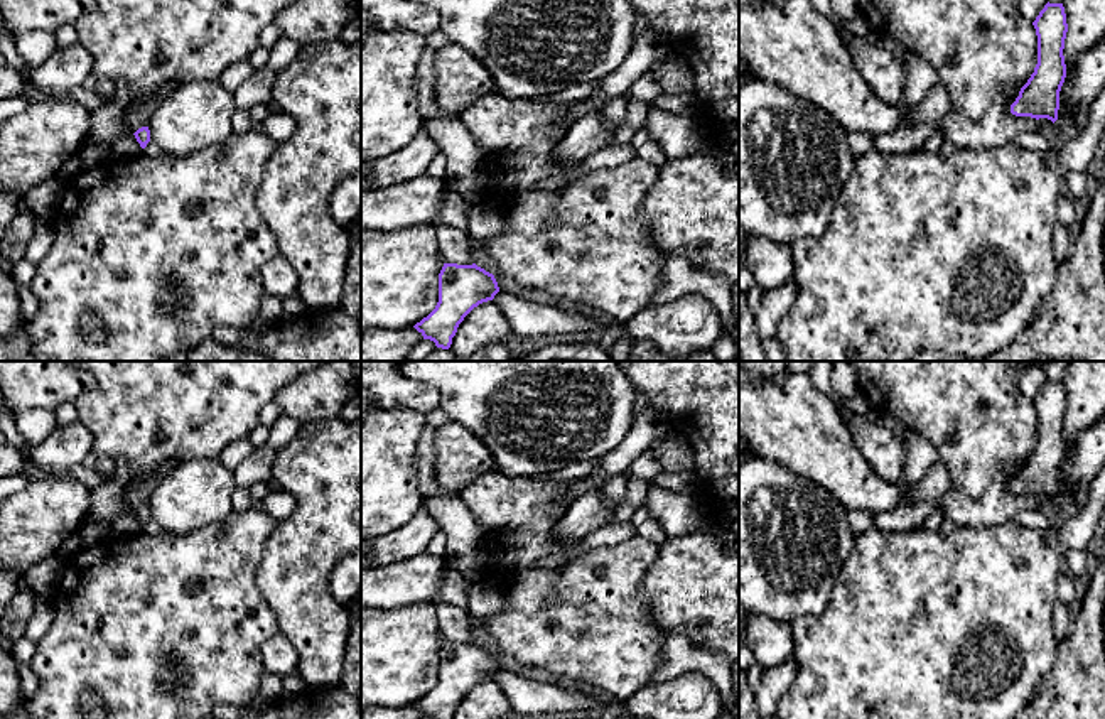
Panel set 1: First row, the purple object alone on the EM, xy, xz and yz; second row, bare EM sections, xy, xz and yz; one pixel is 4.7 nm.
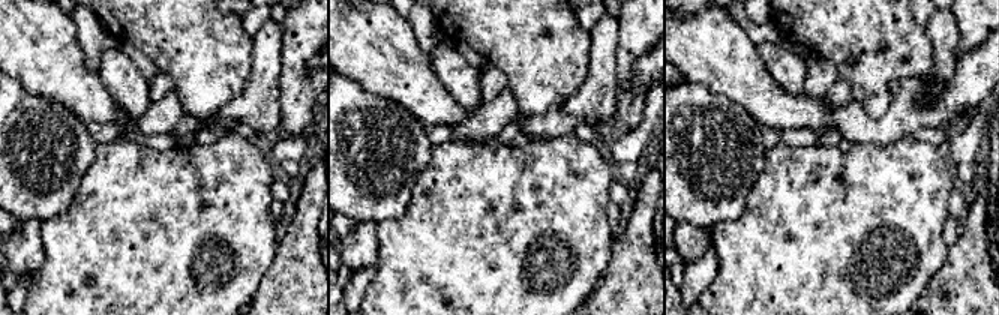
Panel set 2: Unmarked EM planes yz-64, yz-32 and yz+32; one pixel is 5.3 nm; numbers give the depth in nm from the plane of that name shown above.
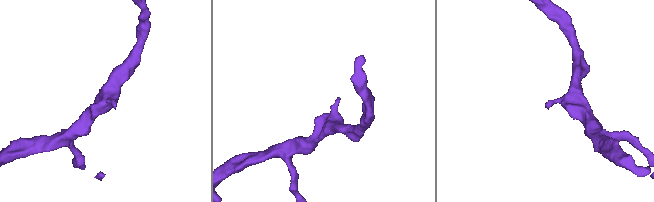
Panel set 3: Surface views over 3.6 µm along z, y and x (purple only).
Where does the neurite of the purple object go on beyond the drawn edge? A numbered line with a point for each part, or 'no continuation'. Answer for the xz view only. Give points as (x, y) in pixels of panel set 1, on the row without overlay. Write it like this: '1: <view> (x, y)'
no continuation

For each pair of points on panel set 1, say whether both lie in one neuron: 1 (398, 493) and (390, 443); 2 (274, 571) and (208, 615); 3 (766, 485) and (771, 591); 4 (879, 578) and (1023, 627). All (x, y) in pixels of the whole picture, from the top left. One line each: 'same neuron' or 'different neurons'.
1: same neuron
2: different neurons
3: same neuron
4: same neuron

